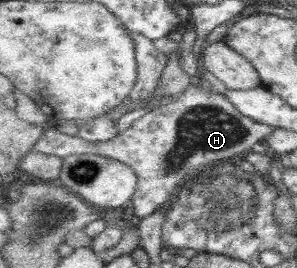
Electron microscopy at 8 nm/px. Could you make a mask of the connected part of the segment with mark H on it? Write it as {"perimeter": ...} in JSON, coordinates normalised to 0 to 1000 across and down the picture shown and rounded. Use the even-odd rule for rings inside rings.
{"perimeter":[[[643,317],[582,381],[532,396],[451,448],[384,519],[306,530],[175,478],[141,500],[118,563],[209,590],[323,575],[424,604],[468,664],[444,765],[455,802],[481,813],[566,761],[613,690],[667,668],[714,616],[791,597],[801,578],[842,567],[862,534],[892,537],[923,485],[926,474],[818,425],[758,347],[680,343],[667,317]]]}

